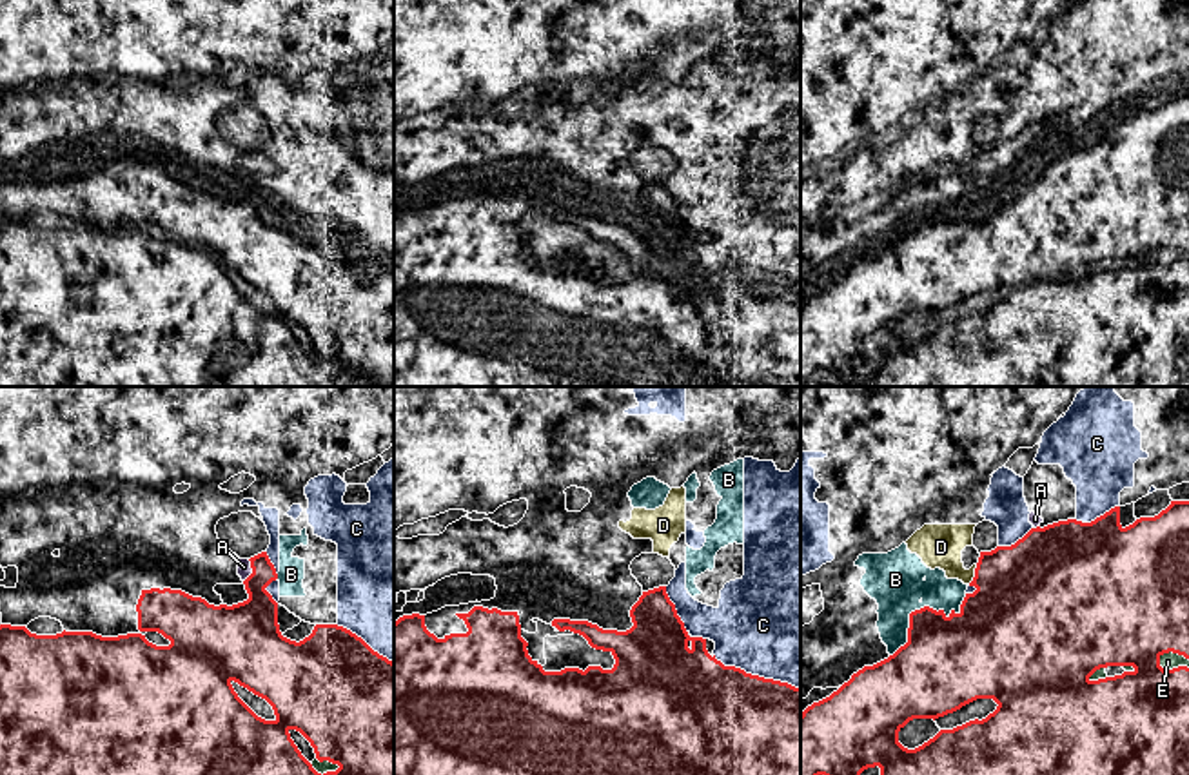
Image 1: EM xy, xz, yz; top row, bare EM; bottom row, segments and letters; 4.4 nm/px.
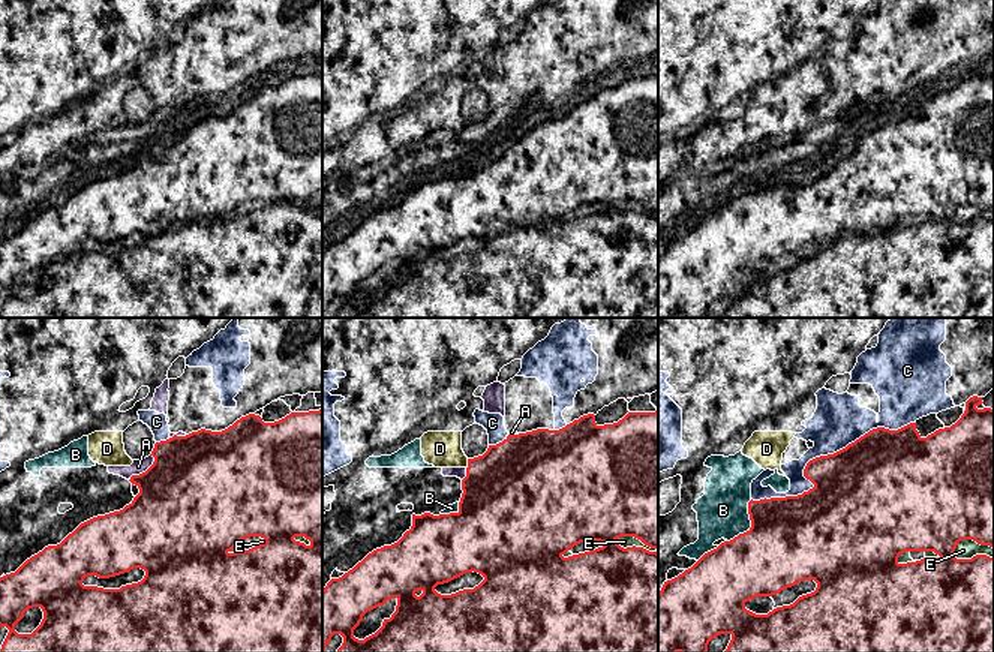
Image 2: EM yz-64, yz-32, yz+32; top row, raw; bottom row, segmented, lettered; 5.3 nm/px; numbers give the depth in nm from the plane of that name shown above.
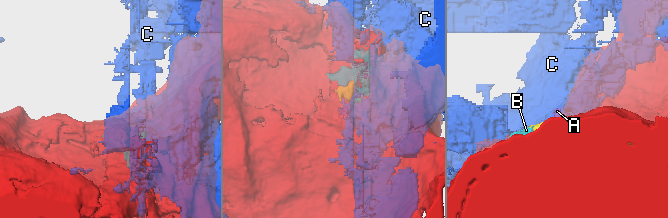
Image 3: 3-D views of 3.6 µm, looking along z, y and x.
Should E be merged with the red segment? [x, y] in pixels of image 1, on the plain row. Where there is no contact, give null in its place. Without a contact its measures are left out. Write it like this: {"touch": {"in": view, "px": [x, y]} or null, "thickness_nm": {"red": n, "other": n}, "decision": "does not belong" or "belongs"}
{"touch": {"in": "yz", "px": [1169, 264]}, "thickness_nm": {"red": 420, "other": 80}, "decision": "belongs"}

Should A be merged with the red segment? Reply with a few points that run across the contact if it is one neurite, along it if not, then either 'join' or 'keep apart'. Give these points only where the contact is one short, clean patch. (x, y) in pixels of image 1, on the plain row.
keep apart

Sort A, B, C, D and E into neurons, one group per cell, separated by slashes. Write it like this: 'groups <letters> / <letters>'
groups A B C / D E

